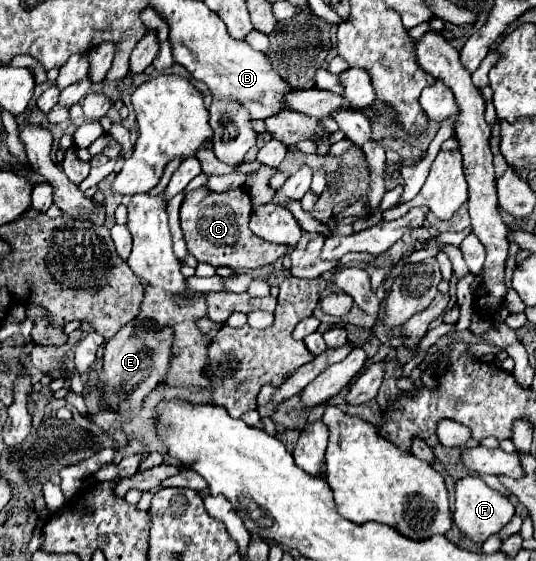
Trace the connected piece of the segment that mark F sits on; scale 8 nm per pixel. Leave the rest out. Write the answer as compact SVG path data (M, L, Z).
M466 476L456 482L456 506L454 506L454 524L464 536L482 544L490 534L500 532L514 516L514 506L506 496L488 488L482 478Z

